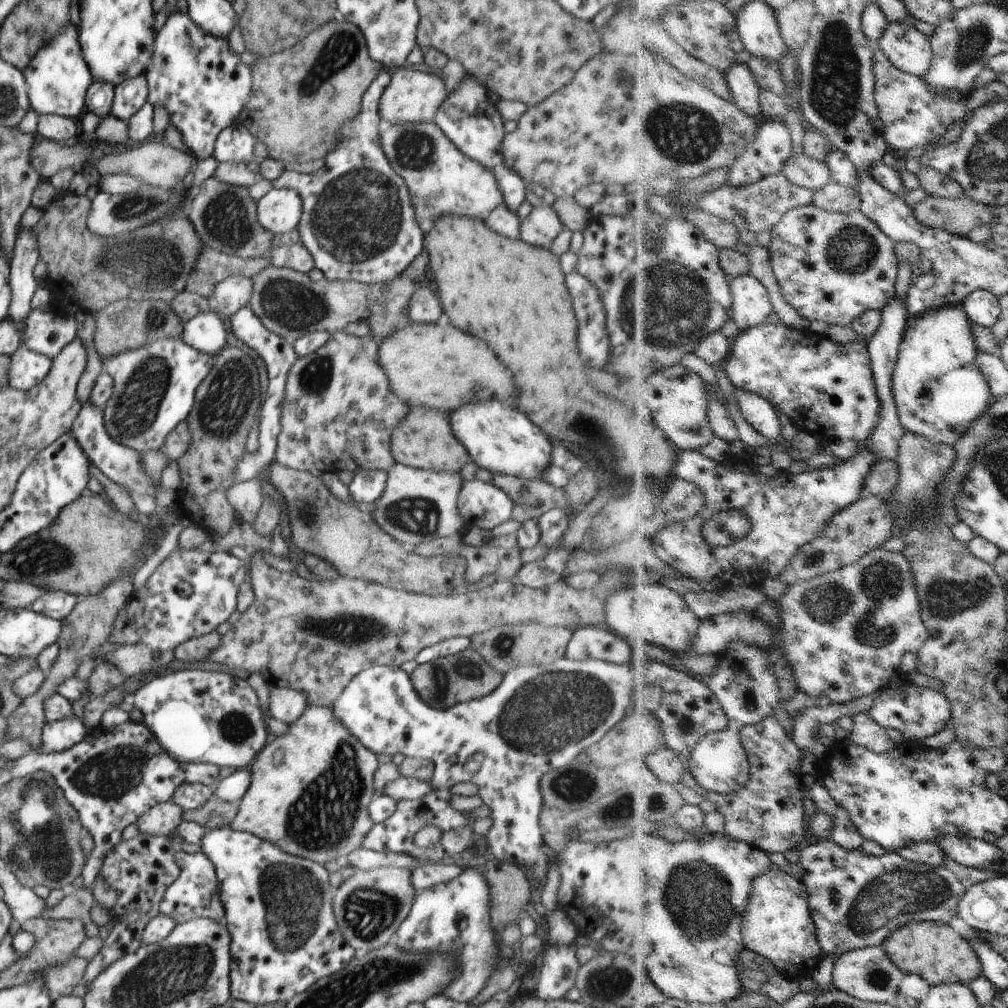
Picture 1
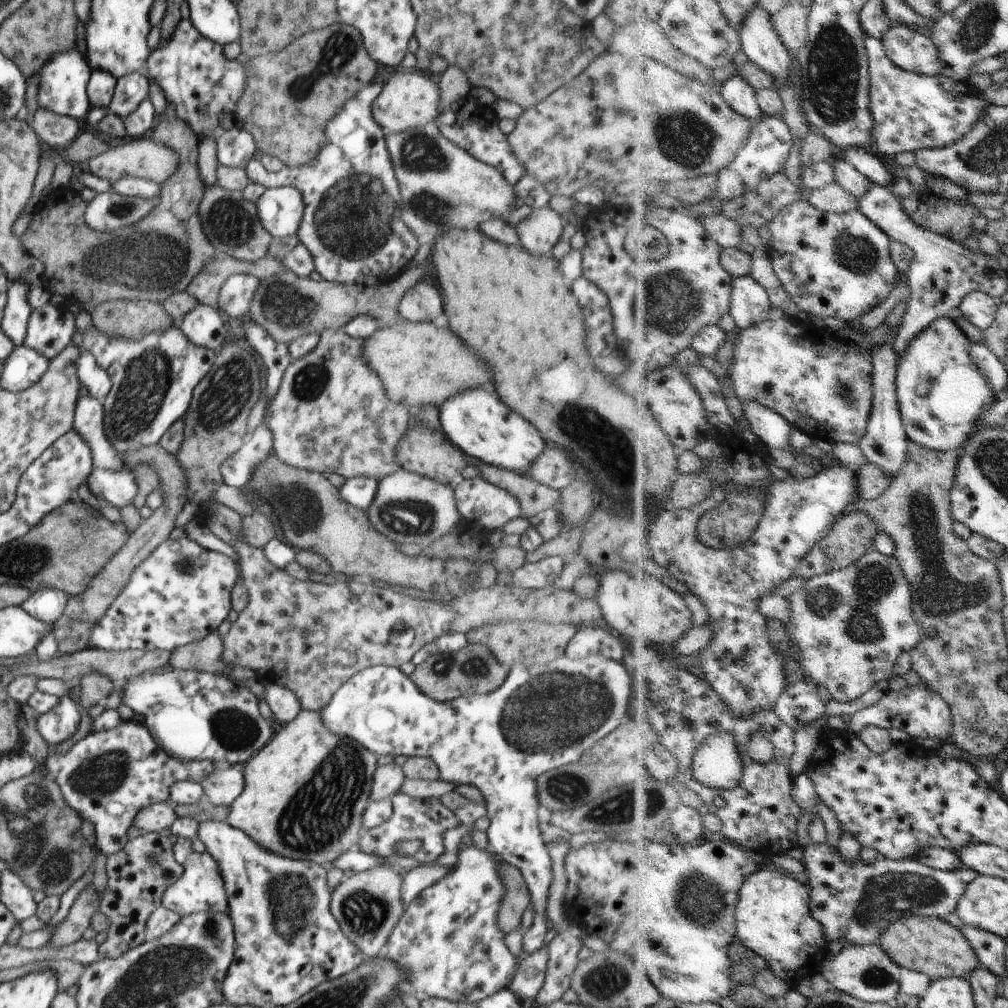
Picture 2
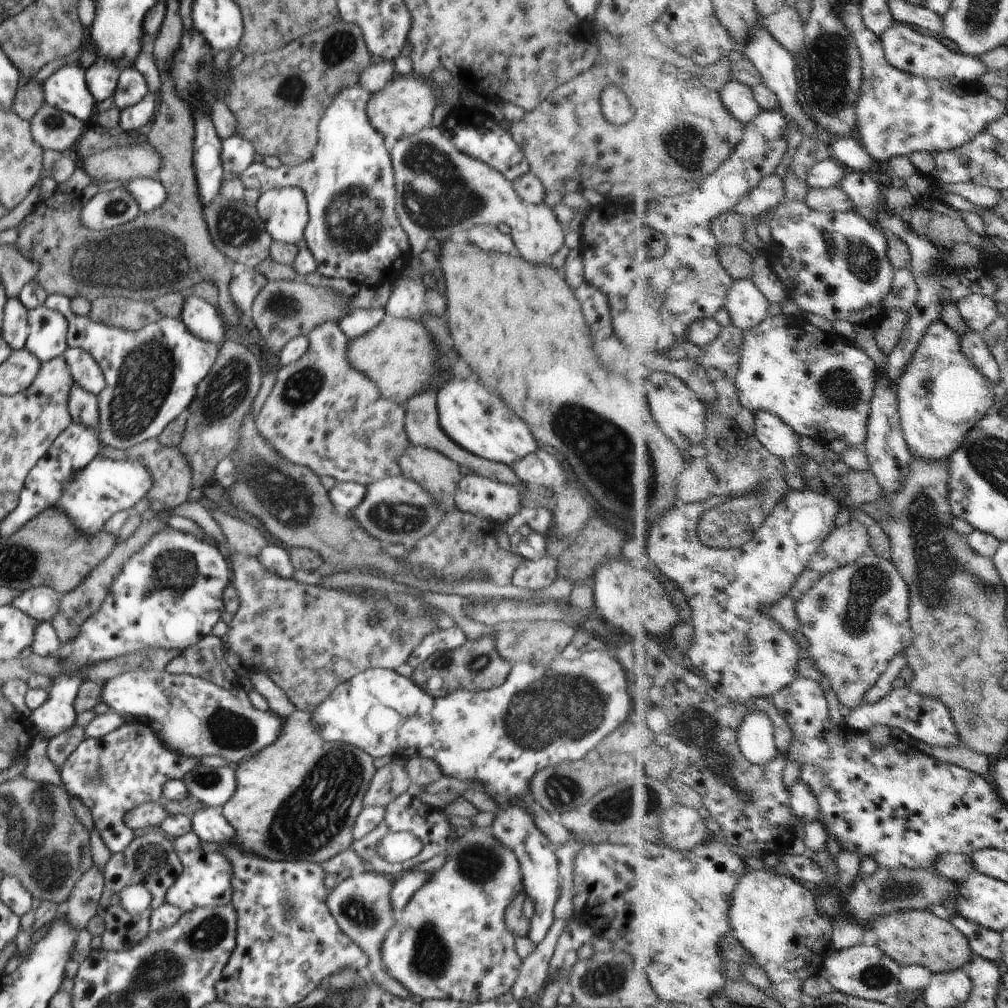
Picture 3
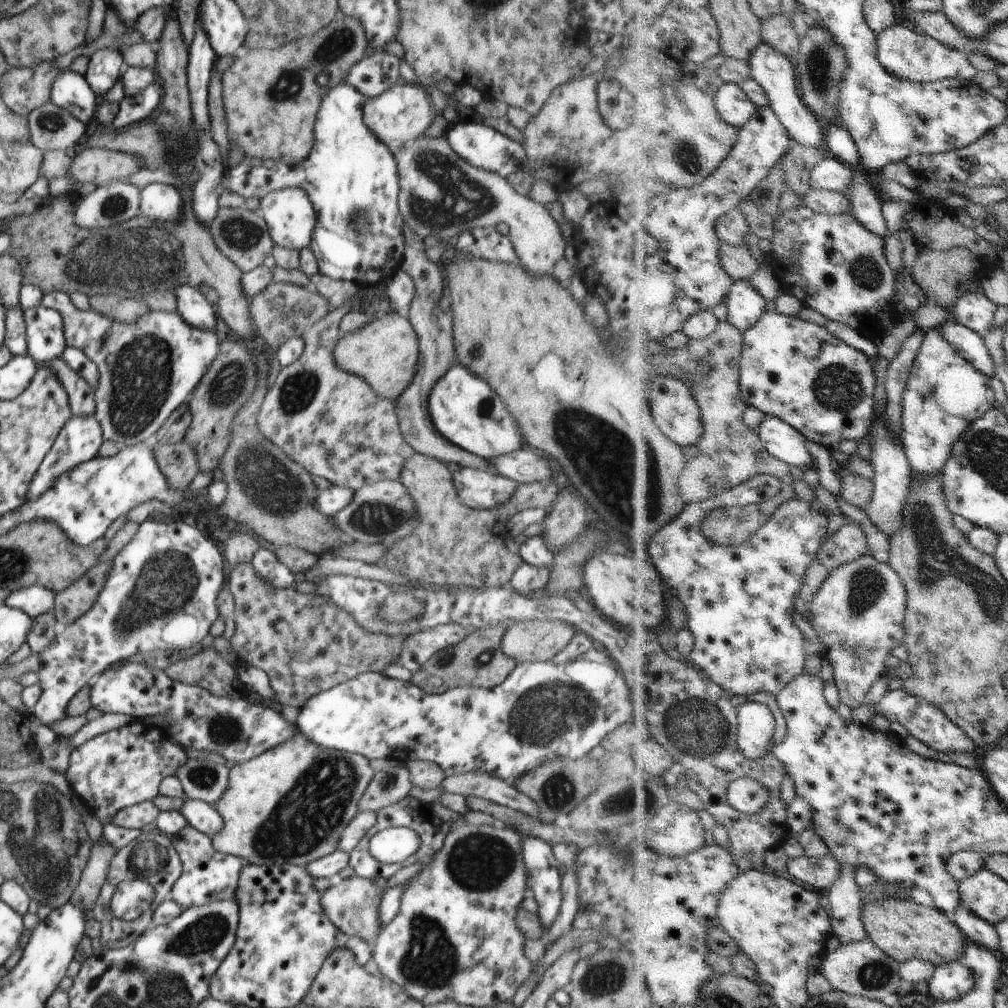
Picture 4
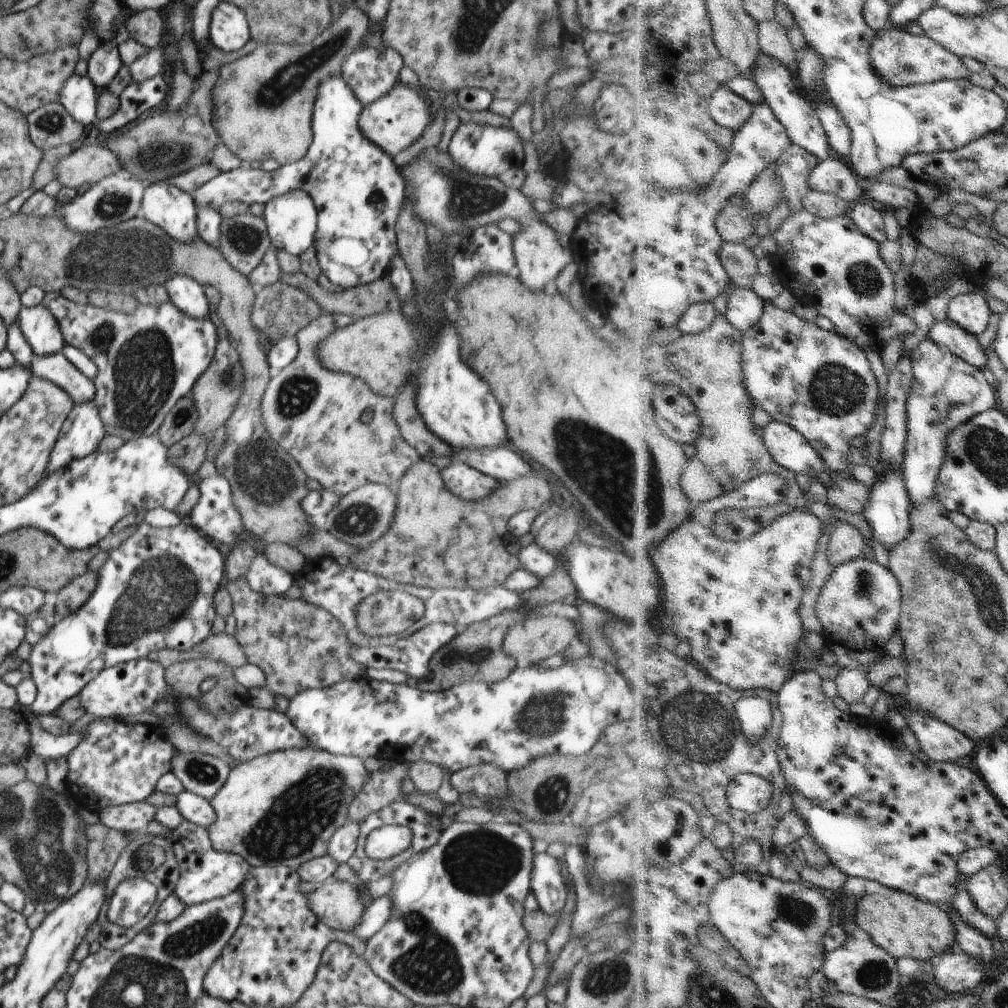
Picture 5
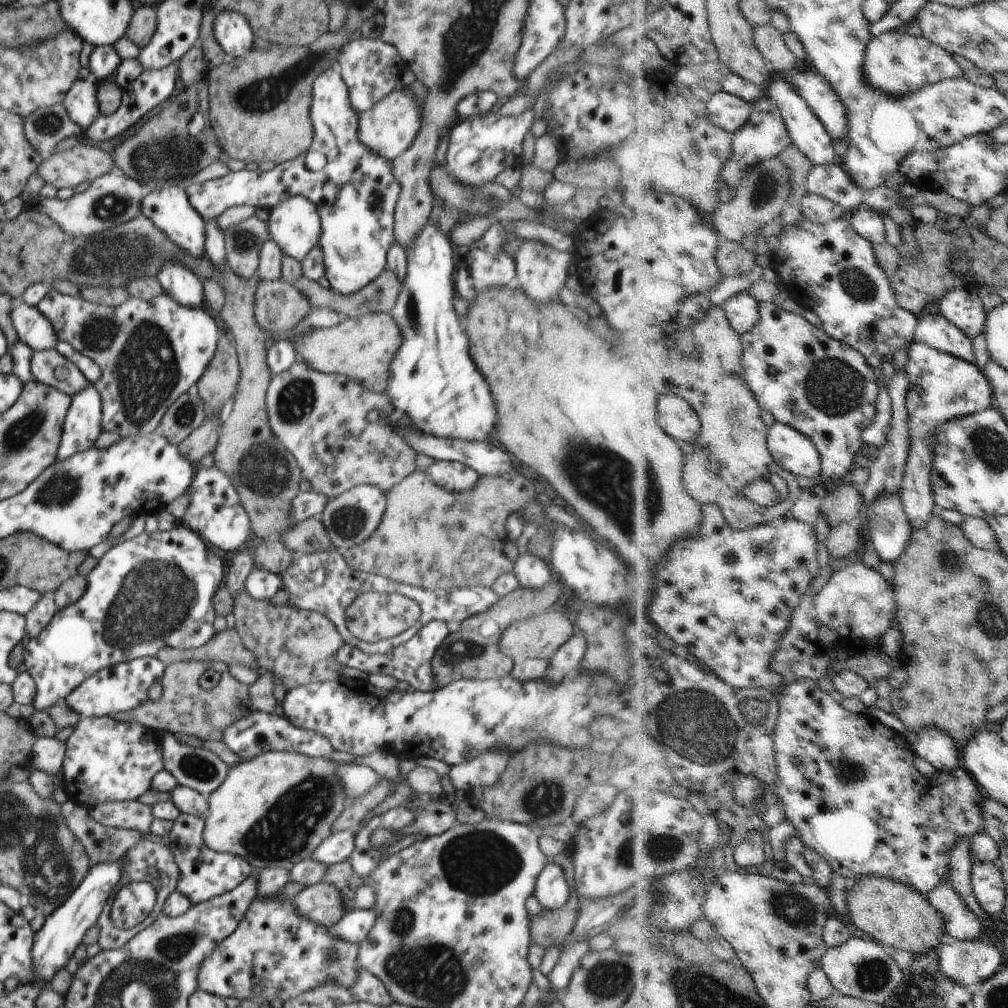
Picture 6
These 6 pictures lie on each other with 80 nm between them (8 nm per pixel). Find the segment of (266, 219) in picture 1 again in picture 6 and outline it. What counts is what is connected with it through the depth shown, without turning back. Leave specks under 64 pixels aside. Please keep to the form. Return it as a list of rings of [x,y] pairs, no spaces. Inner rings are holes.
[[[288,196],[268,212],[267,226],[274,242],[284,255],[302,262],[320,240],[322,228],[317,207],[302,196]]]

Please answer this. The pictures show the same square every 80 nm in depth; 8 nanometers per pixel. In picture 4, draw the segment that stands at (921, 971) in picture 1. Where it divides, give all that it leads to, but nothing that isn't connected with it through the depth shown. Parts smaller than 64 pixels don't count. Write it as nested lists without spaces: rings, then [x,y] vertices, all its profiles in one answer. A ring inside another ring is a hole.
[[[905,899],[866,901],[863,904],[862,920],[877,946],[901,964],[919,959],[938,967],[964,960],[966,955],[965,932],[941,909],[932,909]]]

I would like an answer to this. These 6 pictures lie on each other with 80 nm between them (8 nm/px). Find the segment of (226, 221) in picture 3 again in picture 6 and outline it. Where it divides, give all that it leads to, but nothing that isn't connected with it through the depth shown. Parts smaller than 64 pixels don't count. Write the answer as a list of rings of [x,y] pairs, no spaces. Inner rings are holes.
[[[255,215],[244,222],[230,226],[225,235],[226,265],[242,280],[256,278],[259,268],[260,248],[266,238],[271,238],[267,222]]]

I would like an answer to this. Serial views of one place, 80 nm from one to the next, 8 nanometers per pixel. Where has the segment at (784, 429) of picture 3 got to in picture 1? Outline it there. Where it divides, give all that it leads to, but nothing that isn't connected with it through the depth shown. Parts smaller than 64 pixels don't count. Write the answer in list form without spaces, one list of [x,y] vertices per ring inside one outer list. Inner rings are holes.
[[[738,390],[738,404],[742,415],[759,432],[762,432],[769,442],[779,445],[778,438],[782,436],[782,422],[775,406],[760,394],[752,394],[748,390]]]

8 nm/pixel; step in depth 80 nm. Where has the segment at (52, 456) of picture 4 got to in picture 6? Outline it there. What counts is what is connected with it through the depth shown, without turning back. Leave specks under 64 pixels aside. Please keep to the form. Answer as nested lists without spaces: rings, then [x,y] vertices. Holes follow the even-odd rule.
[[[94,383],[70,396],[70,409],[62,428],[57,460],[94,447],[102,434],[102,400]]]

